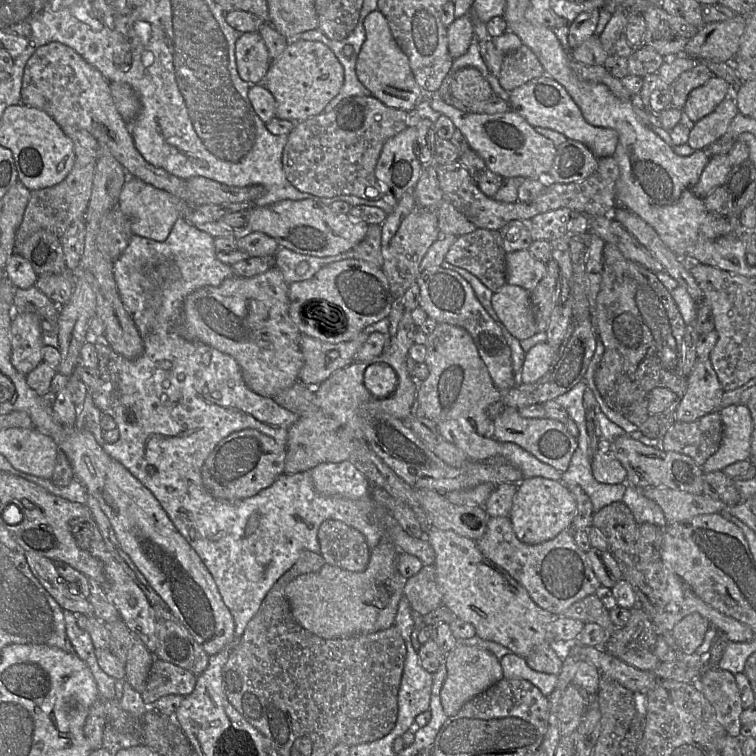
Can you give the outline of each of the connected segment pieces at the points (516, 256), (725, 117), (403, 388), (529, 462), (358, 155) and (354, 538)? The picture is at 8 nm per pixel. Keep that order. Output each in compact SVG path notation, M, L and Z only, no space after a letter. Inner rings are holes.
M528 249L506 255L507 284L520 286L531 292L546 275L546 263L536 259Z
M728 96L713 112L691 125L687 145L694 150L705 150L725 135L738 113L733 96Z
M404 311L398 324L396 335L389 341L387 348L379 355L363 362L335 371L324 382L314 387L315 397L321 407L317 415L299 417L289 428L286 442L286 459L284 473L296 474L311 470L321 463L338 463L349 460L353 441L363 440L362 411L379 410L405 421L412 413L416 403L418 383L407 370L409 348L413 344L415 324L412 311ZM375 363L385 363L396 373L397 385L394 392L382 399L372 396L363 384L365 369Z
M501 442L500 458L518 468L523 478L544 477L555 481L562 479L562 472L540 461L517 444Z
M372 95L346 98L330 112L295 123L282 153L285 176L299 191L317 197L351 195L368 200L382 199L385 188L376 178L375 167L385 142L408 127L406 117L407 111L386 106Z
M327 520L320 525L317 537L326 564L351 572L367 568L371 550L357 529L338 520Z

